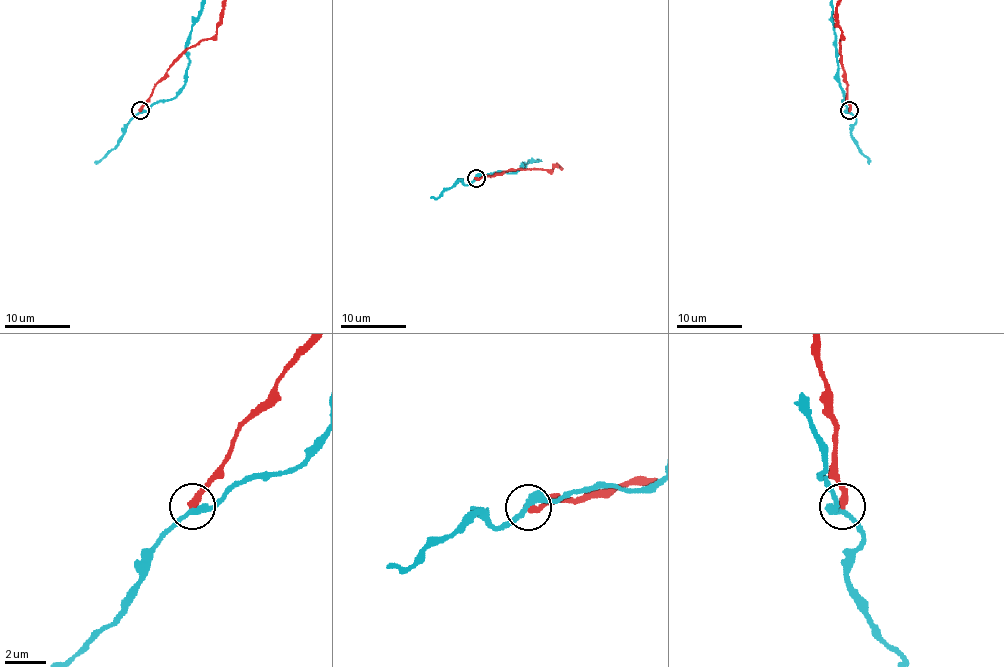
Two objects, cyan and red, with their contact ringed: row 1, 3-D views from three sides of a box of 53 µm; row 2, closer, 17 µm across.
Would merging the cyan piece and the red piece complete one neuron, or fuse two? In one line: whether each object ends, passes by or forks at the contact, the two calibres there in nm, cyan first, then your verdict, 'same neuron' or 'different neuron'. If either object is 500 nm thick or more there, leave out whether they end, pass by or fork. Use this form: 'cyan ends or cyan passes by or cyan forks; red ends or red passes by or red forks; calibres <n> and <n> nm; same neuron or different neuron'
cyan passes by; red ends; calibres 320 and 360 nm; different neuron

